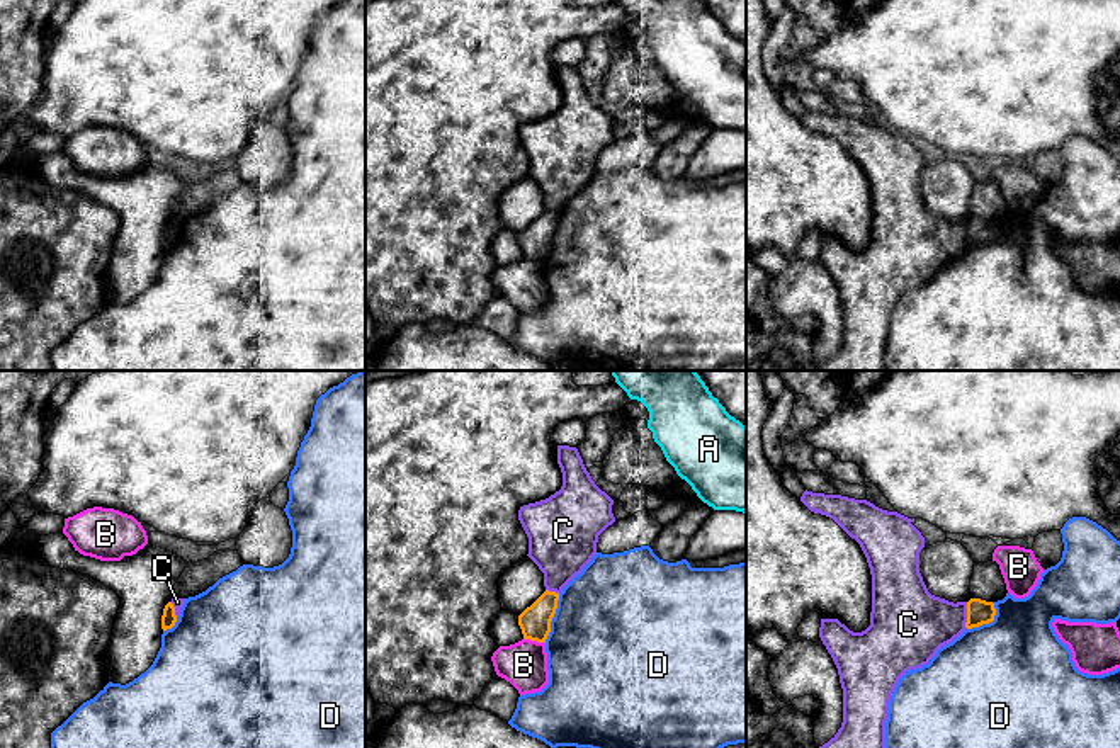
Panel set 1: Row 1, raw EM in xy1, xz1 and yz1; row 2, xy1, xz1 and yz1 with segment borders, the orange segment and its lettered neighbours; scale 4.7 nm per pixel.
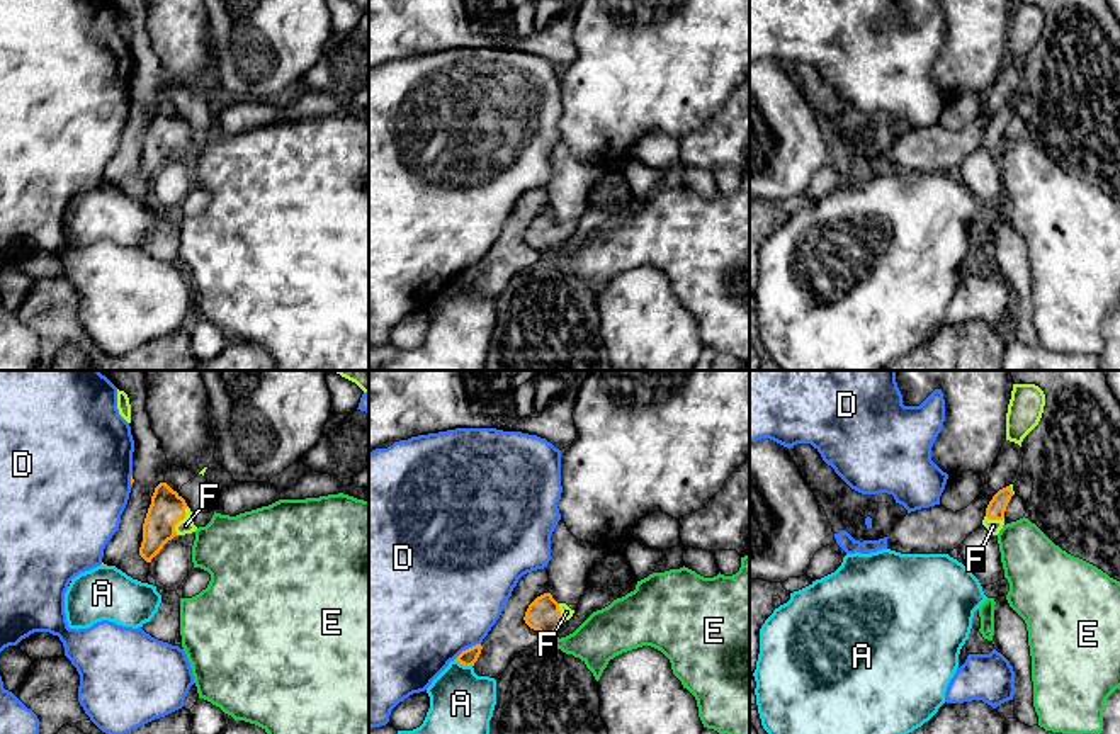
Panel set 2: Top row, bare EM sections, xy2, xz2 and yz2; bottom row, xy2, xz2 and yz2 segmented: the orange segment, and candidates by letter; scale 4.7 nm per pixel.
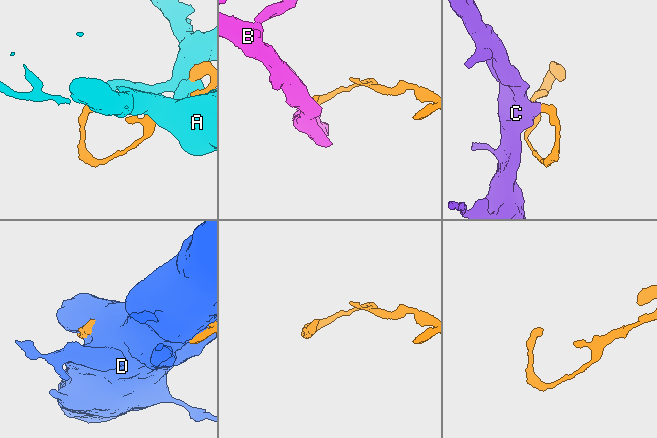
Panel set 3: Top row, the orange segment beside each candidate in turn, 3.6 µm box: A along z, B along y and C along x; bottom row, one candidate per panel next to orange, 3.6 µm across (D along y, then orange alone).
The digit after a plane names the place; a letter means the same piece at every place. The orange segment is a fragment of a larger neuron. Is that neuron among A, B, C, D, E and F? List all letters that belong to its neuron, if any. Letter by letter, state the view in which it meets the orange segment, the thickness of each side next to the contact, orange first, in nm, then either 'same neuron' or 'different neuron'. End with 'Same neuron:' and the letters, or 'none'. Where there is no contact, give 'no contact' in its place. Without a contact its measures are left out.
A: meets orange in xz2; 80 nm thick on the orange side, 300 nm on the other; different neuron
B: meets orange in xz1; 150 nm thick on the orange side, 220 nm on the other; different neuron
C: meets orange in yz1; 120 nm thick on the orange side, 320 nm on the other; different neuron
D: meets orange in xz1; 150 nm thick on the orange side, 500 nm on the other; different neuron
E: meets orange in xz2; 160 nm thick on the orange side, 220 nm on the other; different neuron
F: meets orange in xy2; 170 nm thick on the orange side, 70 nm on the other; same neuron
Same neuron: F

